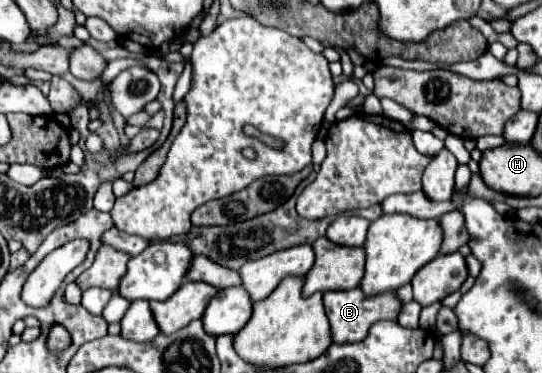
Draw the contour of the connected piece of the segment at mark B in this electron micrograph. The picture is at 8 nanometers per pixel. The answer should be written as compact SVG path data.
M359 288L355 290L337 290L337 292L325 292L323 296L325 302L325 312L331 324L333 332L333 342L337 344L347 344L347 342L359 342L367 338L369 328L379 322L379 320L397 320L401 314L401 300L397 294L377 294L377 298L365 298Z

